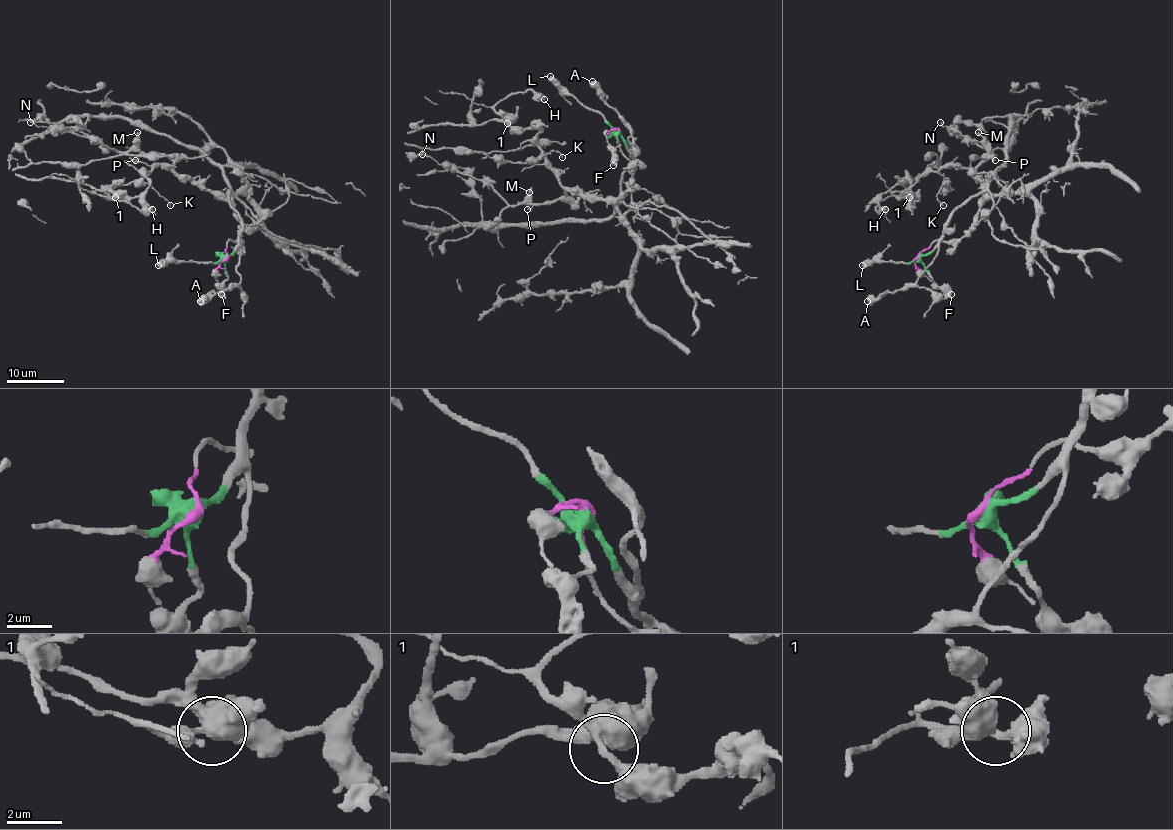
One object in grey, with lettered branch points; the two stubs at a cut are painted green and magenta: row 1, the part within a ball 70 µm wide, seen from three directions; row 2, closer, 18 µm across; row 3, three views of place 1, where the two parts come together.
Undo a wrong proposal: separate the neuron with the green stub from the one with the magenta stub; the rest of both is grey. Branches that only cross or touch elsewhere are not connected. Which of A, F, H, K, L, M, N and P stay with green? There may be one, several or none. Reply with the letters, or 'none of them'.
A, F, L

